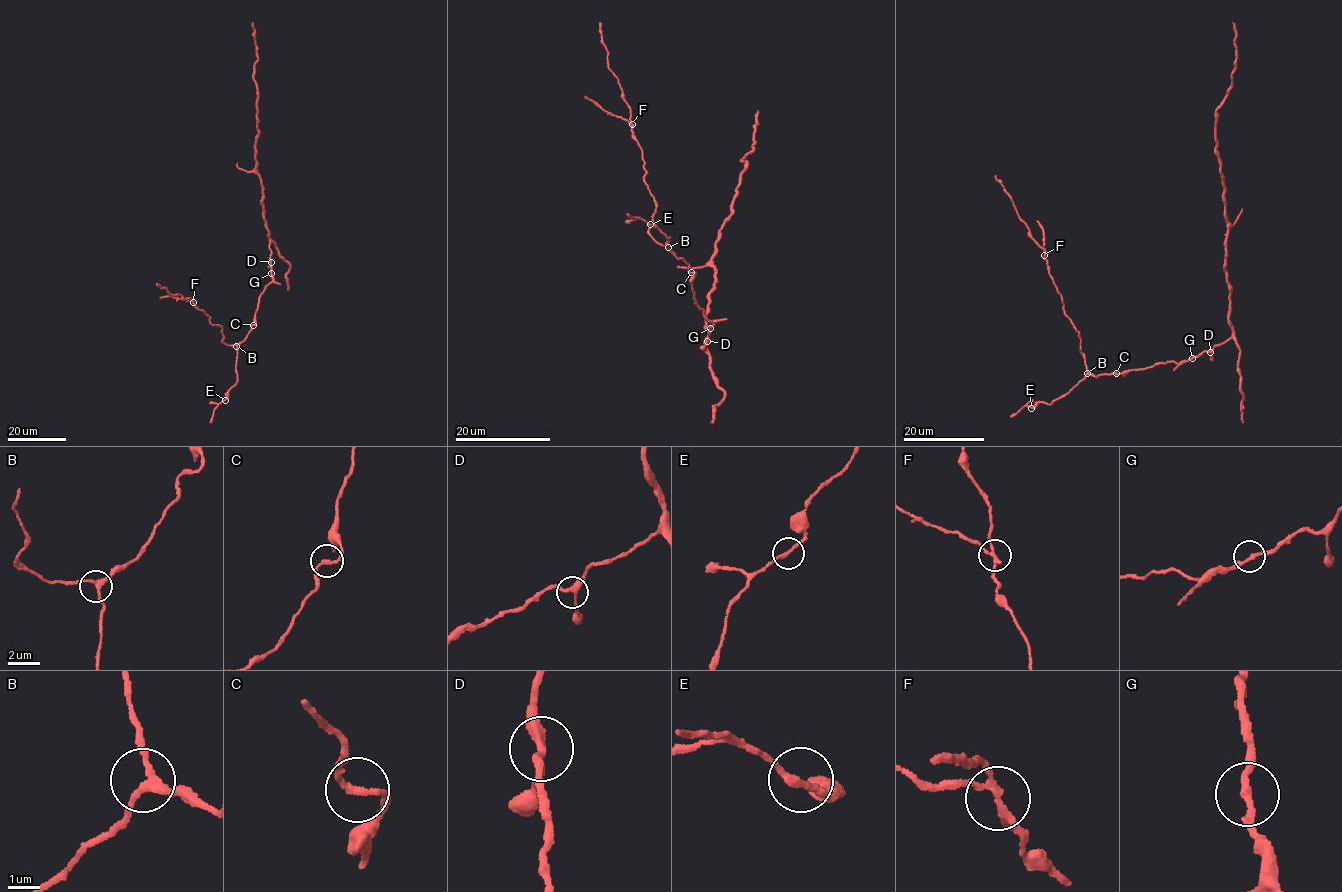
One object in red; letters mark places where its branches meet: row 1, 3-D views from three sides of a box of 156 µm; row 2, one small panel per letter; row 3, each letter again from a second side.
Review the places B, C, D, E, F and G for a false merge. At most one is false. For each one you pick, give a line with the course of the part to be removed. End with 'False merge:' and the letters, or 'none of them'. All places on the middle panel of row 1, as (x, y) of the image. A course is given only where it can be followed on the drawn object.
F: course (632, 123), (584, 97)
False merge: F

